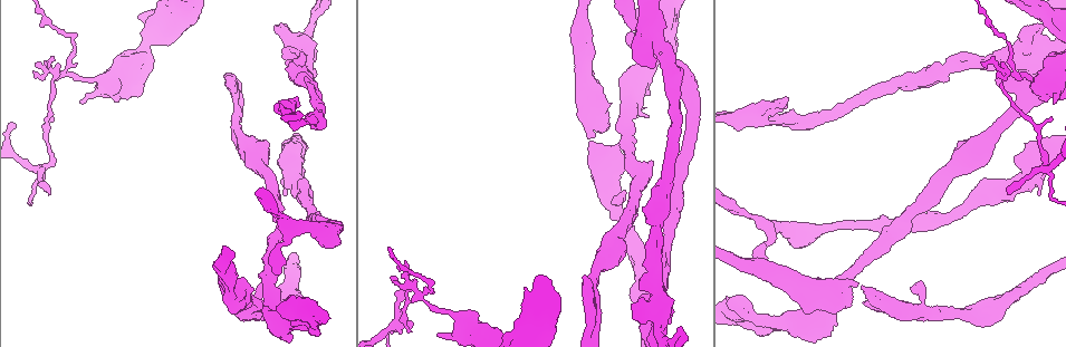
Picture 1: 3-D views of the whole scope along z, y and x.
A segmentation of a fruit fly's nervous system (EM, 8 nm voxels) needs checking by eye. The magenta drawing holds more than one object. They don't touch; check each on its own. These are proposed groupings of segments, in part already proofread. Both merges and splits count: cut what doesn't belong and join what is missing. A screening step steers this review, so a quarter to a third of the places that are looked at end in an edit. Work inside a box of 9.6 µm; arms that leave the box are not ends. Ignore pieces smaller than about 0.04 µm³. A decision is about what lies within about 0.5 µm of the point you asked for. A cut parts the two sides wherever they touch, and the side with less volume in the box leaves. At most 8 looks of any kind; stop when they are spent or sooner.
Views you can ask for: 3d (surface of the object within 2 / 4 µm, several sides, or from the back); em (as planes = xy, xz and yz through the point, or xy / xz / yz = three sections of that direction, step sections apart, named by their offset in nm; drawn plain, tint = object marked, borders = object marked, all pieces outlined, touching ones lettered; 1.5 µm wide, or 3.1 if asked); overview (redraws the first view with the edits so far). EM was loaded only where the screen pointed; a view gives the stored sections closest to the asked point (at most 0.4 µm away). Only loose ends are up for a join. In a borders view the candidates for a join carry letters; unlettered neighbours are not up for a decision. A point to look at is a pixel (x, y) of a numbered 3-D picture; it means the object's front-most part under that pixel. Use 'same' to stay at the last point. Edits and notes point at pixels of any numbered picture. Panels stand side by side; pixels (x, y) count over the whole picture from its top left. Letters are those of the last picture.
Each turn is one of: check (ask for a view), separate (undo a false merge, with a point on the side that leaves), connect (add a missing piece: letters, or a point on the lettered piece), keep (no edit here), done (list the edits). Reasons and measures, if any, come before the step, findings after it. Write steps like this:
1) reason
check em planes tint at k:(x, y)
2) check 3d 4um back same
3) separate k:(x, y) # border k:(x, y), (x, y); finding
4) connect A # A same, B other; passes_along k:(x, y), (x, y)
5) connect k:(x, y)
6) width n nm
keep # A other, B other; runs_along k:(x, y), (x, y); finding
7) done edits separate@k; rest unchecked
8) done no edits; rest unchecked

free end
check em planes borders at 1:(637, 12)

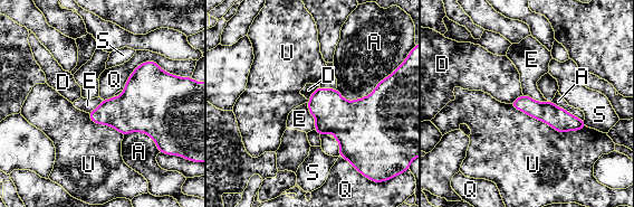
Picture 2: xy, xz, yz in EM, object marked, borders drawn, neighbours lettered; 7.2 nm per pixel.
width 160 nm
keep # A other, D other, E other, Q other, S other, U other; runs_along 2:(515, 103), (582, 124); none of them fits

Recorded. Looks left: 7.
branch stops here
check 3d 4um at 1:(910, 287)

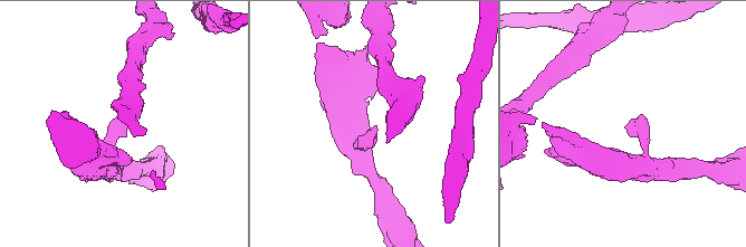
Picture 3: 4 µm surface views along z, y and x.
now the EM
check em xz step 4 tint at 3:(376, 125)

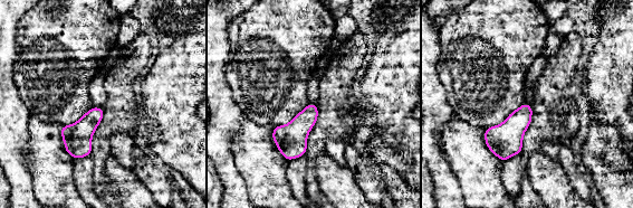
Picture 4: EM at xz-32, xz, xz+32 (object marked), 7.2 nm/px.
check em planes borders same

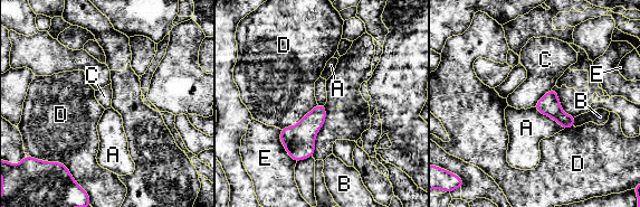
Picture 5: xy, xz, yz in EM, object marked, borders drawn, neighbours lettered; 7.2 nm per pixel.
width 150 nm
keep # A other, B other, C other, D other, E other; border 5:(551, 88), (533, 106); none of them fits

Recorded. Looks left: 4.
side arm on a straight run
check 3d 4um at 1:(765, 121)

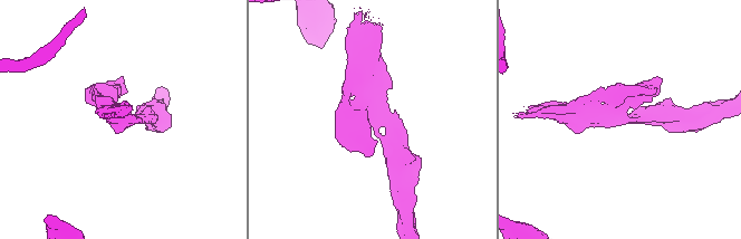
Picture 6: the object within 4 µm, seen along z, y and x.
arms 3; arm_widths 280, 320, 320 nm; now the EM
check em planes tint at 6:(380, 117)

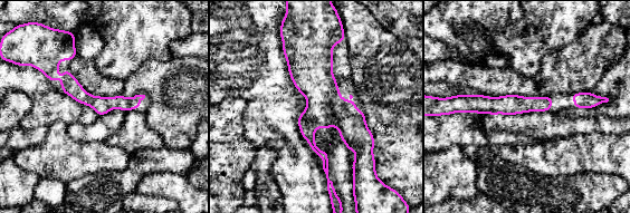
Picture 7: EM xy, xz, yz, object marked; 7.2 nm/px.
see the neighbours
check em planes borders same

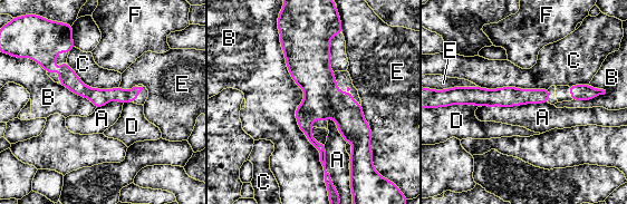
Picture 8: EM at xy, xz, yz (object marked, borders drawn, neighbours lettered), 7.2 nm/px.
keep # A other, B other, C other, D other, E other, F other; runs_along 8:(308, 32), (356, 151); all the same neuron

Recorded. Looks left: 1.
done no edits; rest unchecked

